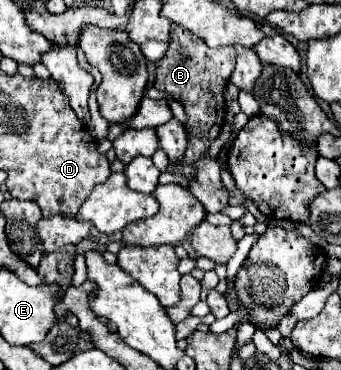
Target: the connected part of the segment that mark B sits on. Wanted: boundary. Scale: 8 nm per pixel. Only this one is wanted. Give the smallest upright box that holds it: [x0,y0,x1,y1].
[154,26,236,212]

